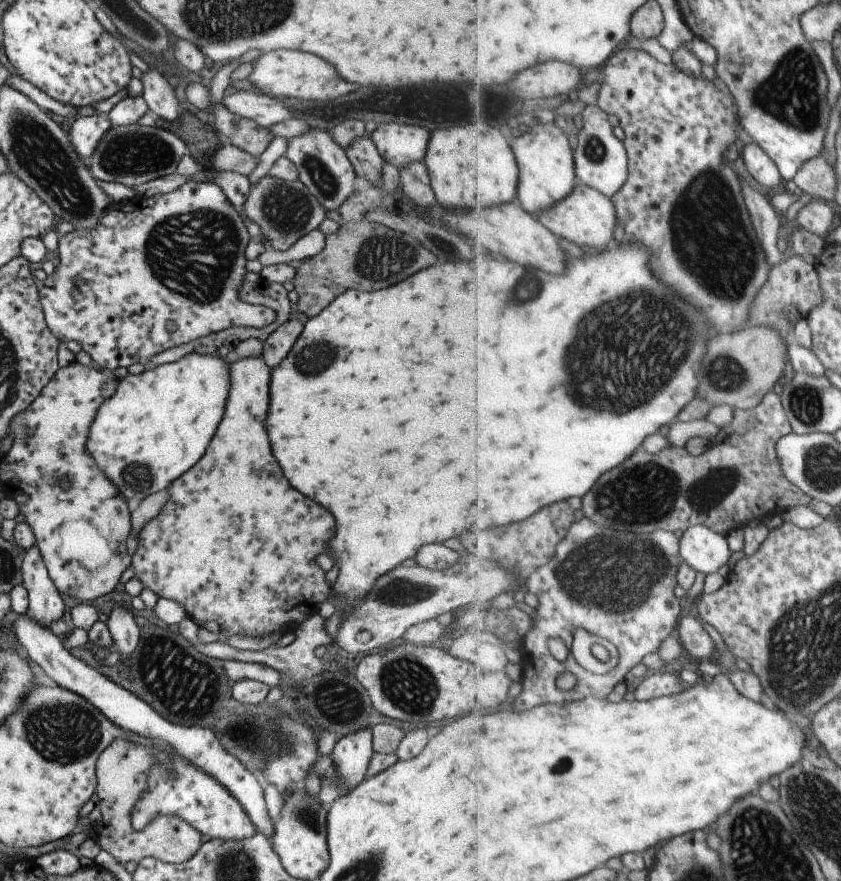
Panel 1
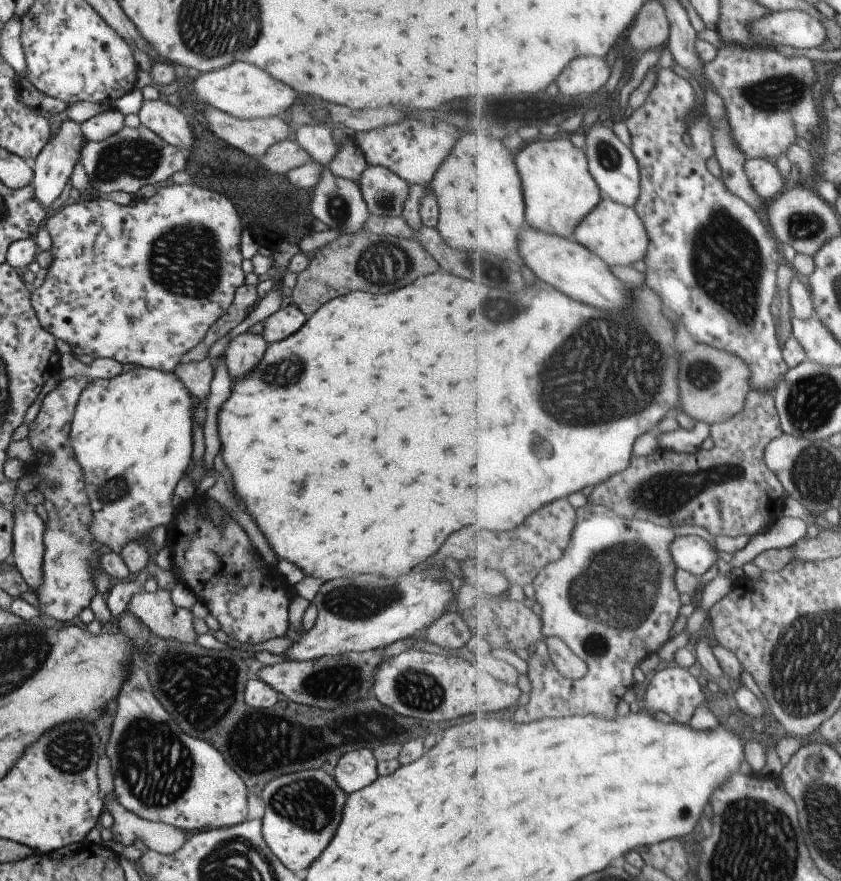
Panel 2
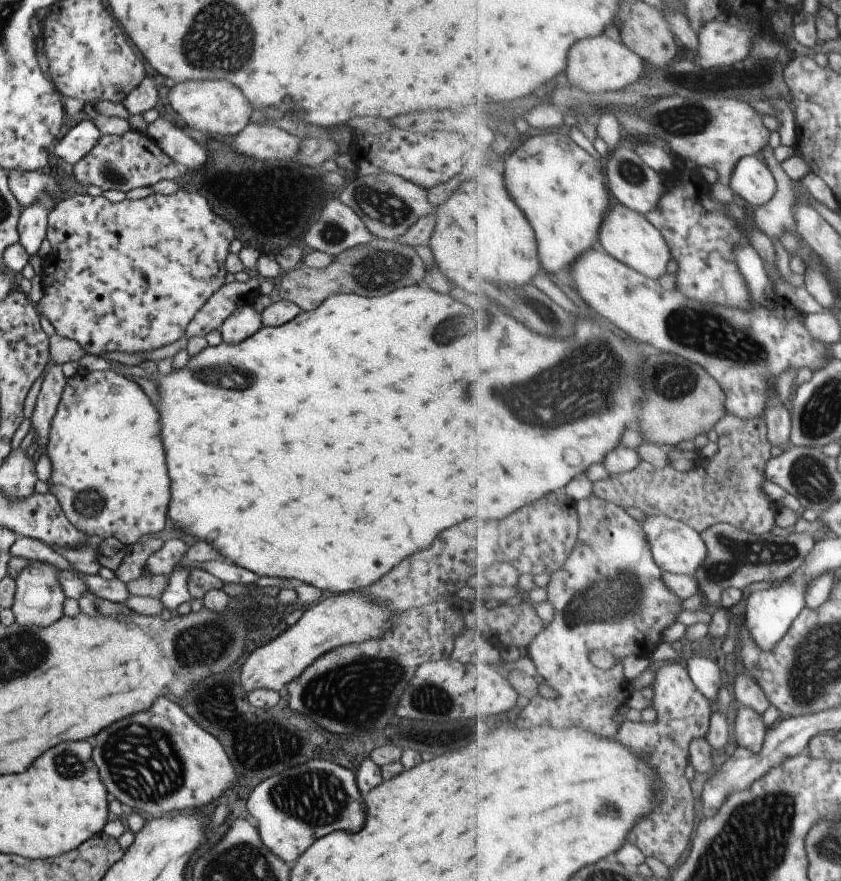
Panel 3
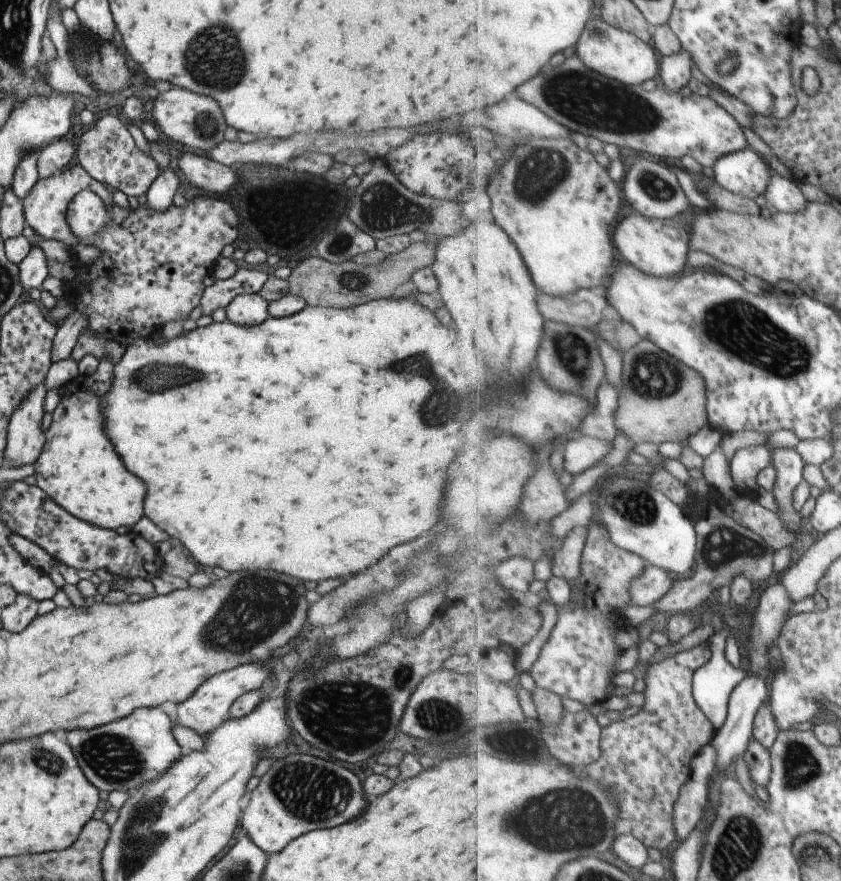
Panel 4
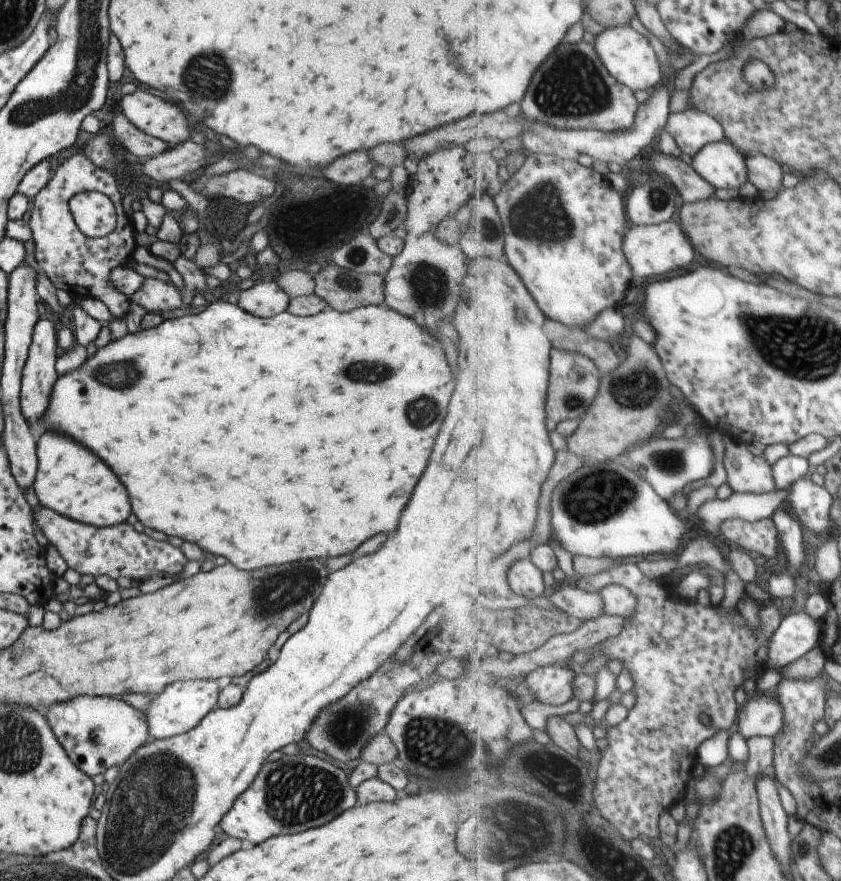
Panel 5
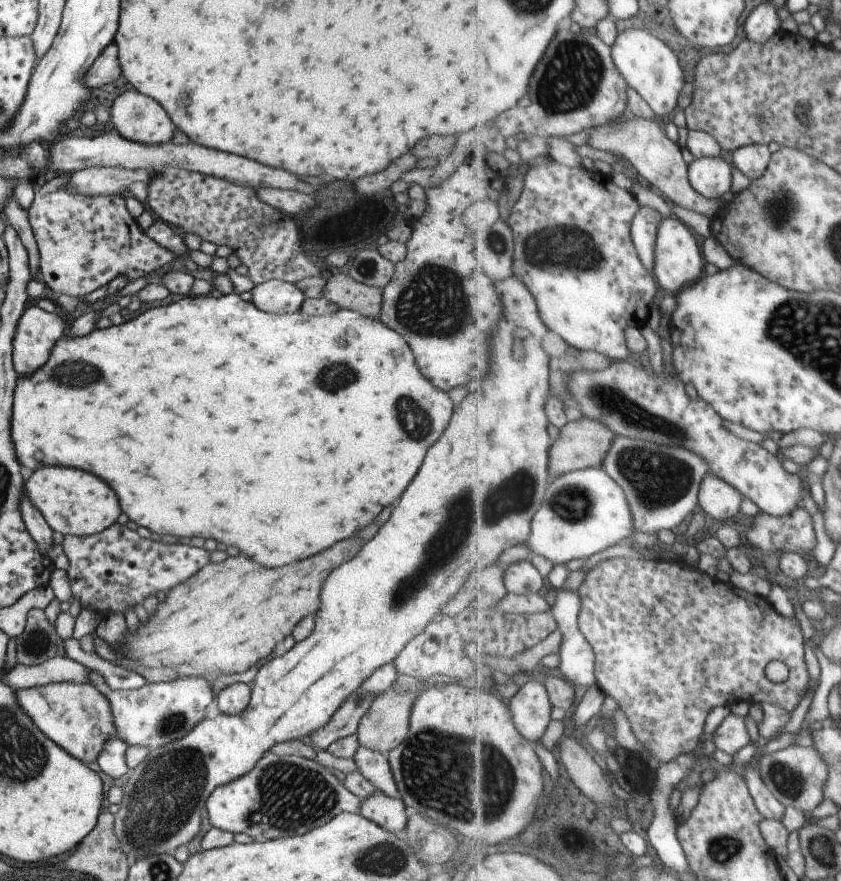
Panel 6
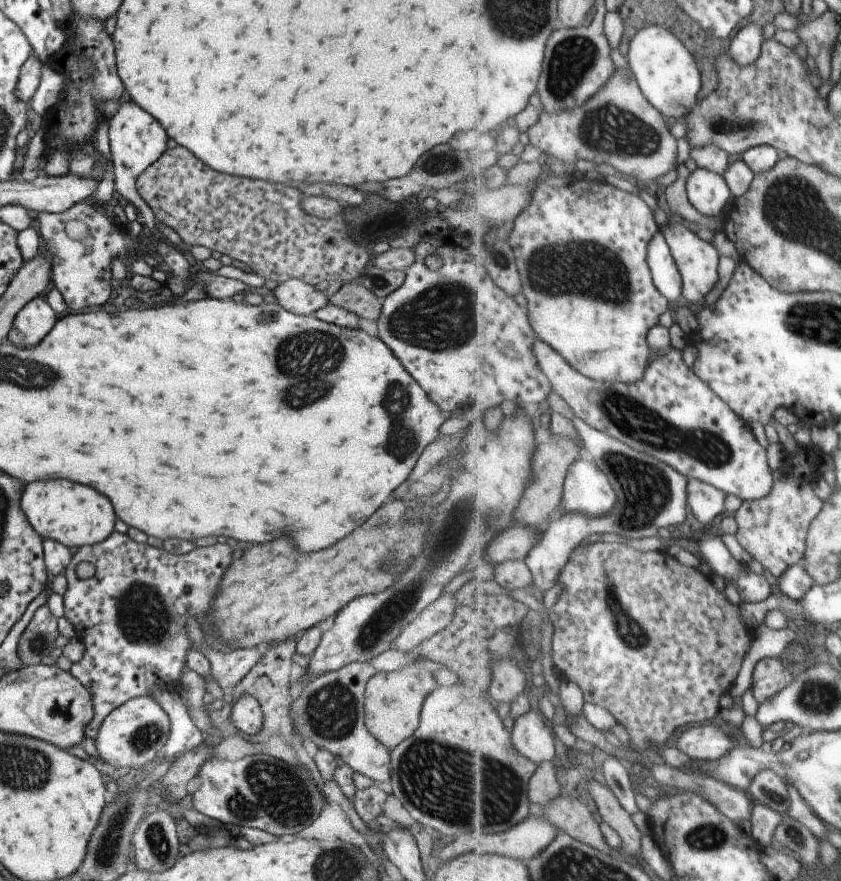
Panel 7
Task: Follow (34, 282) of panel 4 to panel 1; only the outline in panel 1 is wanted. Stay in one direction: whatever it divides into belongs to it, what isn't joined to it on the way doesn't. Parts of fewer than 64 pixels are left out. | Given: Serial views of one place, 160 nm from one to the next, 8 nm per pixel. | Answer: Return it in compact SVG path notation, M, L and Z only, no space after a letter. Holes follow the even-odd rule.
M107 113L92 114L88 117L75 118L69 128L68 137L84 165L88 166L88 158L95 150L98 140L110 127Z

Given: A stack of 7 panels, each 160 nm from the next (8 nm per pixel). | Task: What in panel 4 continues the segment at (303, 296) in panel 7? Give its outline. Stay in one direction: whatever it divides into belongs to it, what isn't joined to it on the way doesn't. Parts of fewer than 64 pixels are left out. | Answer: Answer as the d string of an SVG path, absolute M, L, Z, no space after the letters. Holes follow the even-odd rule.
M257 293L241 294L224 308L227 321L237 326L261 324L267 317L267 302Z

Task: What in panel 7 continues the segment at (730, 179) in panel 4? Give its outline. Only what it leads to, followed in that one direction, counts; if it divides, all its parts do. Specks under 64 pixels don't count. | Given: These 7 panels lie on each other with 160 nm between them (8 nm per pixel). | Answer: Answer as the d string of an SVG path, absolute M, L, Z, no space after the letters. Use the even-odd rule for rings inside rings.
M698 167L686 180L692 206L705 216L717 216L733 194L725 177L718 172Z

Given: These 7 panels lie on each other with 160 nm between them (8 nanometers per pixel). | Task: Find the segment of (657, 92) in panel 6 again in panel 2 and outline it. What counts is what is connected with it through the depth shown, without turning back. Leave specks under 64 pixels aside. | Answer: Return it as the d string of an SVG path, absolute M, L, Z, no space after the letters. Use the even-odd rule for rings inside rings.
M579 57L571 61L564 72L556 80L556 85L565 96L590 96L593 92L601 90L603 84L609 80L611 68L607 66L604 58Z

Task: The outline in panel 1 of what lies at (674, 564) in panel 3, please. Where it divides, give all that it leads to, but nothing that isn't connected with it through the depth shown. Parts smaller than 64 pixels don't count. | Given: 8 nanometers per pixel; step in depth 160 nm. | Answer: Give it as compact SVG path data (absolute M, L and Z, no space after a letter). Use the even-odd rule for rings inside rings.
M693 525L680 540L680 556L683 562L696 571L711 574L723 568L731 560L731 548L727 534L717 532L710 526Z

